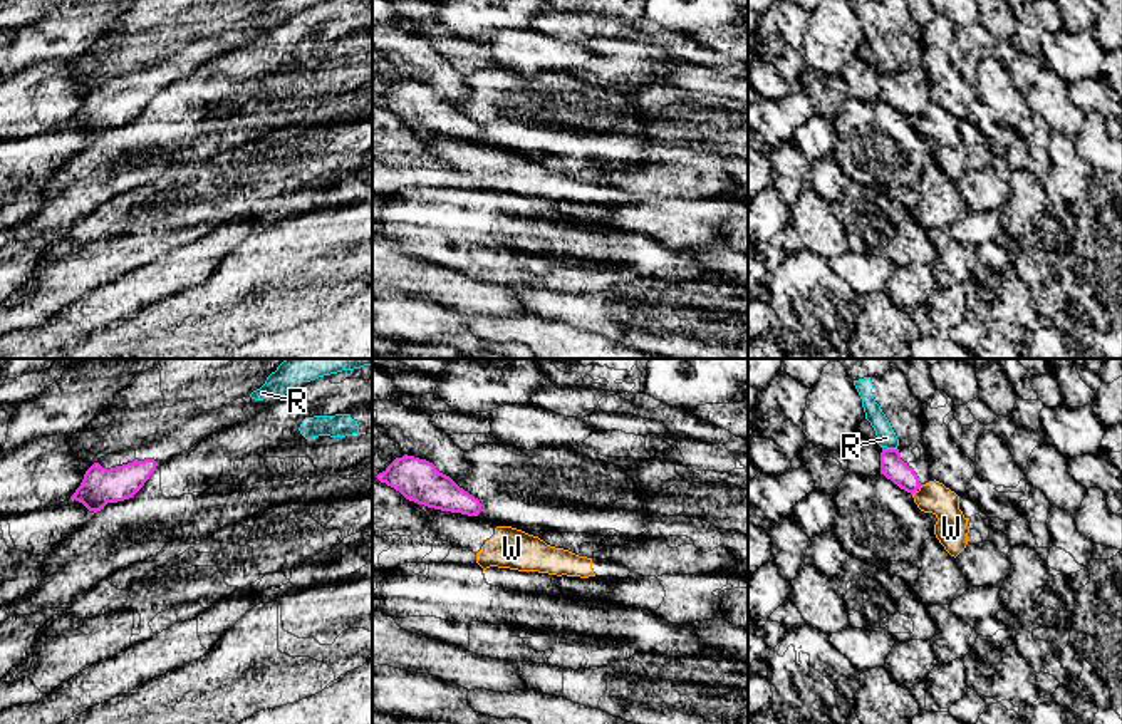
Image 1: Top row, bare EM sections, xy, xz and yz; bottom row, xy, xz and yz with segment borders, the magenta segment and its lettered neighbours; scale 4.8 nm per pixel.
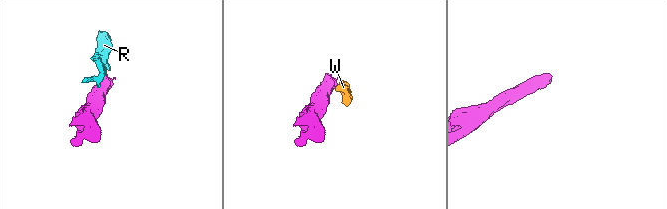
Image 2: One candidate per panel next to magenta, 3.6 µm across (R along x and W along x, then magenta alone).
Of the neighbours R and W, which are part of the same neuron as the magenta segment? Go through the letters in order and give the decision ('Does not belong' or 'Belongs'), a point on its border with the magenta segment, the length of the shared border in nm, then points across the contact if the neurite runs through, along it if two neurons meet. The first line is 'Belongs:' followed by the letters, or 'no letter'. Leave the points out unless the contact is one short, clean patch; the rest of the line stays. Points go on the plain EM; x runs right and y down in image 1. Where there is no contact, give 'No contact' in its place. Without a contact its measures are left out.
Belongs: no letter
R: Does not belong. Touches magenta at yz (889, 74). Shared border 70 nm
W: Does not belong. Touches magenta at yz (916, 114). Shared border 80 nm. Boundary: yz (923, 109), (913, 119)

